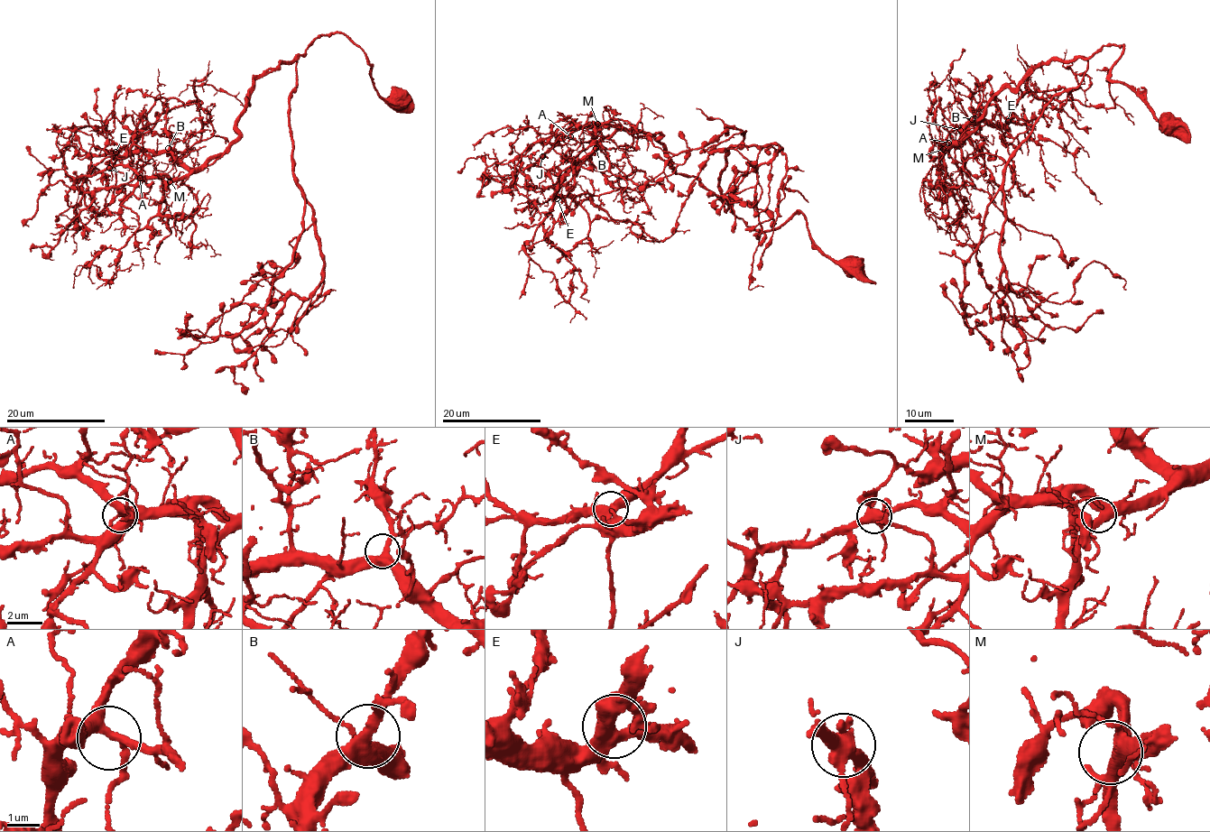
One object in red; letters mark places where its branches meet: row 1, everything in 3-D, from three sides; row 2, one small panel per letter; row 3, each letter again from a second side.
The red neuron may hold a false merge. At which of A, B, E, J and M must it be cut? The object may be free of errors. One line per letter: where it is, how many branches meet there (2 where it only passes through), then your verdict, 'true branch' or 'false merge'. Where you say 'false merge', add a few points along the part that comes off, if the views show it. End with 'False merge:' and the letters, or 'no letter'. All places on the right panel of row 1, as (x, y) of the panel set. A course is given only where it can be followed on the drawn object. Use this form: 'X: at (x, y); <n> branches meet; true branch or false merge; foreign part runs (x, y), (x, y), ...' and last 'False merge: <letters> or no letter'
A: at (948, 143); 4 branches meet; true branch
B: at (972, 119); 4 branches meet; true branch
E: at (1008, 121); 3 branches meet; true branch
J: at (960, 130); 4 branches meet; true branch
M: at (943, 149); 4 branches meet; true branch
False merge: no letter

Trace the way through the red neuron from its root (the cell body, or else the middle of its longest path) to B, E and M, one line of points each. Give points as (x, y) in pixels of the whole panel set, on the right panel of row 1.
B: (1166, 128), (1110, 78), (1123, 46), (1110, 43), (1088, 58), (1039, 63), (994, 96), (957, 141), (972, 119)
E: (1166, 128), (1110, 78), (1123, 46), (1110, 43), (1039, 63), (957, 141), (968, 123), (1008, 121)
M: (1166, 128), (1110, 78), (1123, 46), (1107, 43), (1088, 58), (1039, 63), (943, 149)

